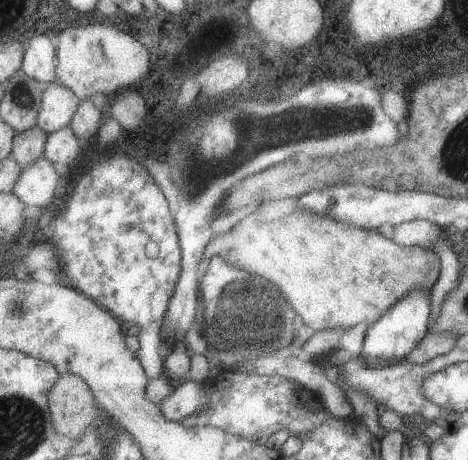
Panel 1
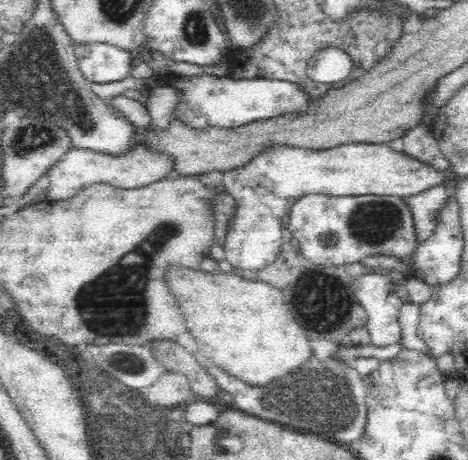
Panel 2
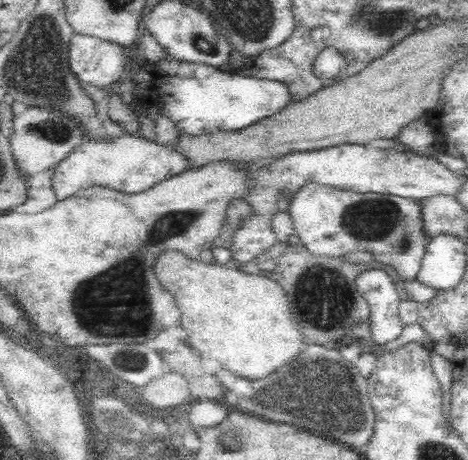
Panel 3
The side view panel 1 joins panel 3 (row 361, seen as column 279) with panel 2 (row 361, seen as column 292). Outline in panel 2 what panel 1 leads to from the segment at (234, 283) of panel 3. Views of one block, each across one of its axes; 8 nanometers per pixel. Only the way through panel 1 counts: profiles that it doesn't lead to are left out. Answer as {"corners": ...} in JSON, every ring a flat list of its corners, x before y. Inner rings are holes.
{"corners":[[168,262,164,270,164,282,176,298,176,304,182,308,182,314,186,318,186,330,194,336,198,352,212,358,214,364,218,364,224,372,230,372,232,376,248,384,266,384,272,378,294,370,310,356,312,342,308,340,308,334,302,330,302,326,292,318,286,296,276,286,260,280,248,280,234,272,210,272,184,266,180,262]]}

